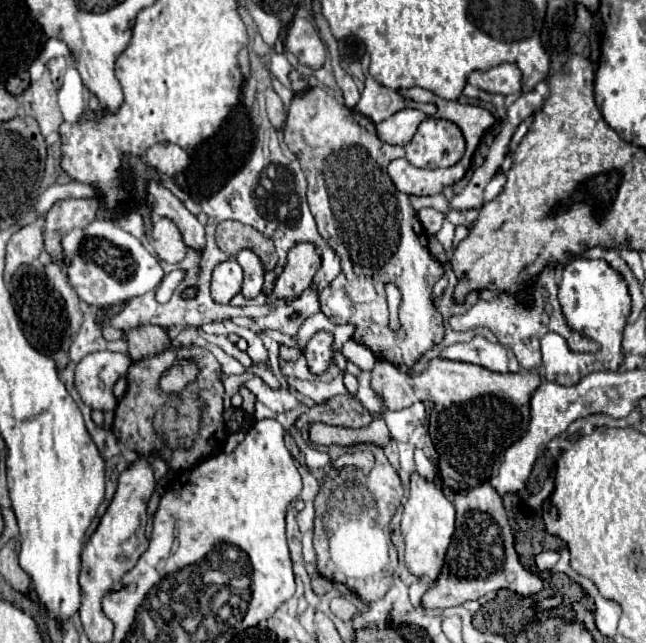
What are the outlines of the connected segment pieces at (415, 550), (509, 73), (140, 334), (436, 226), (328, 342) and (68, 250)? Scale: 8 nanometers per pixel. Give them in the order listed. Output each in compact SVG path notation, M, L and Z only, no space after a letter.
M420 473L410 475L410 495L402 511L402 537L404 537L405 563L416 577L434 581L442 569L446 549L454 533L454 505L442 493L440 483L426 481Z
M502 63L488 71L474 71L468 77L468 83L486 93L510 95L522 91L522 73L514 63Z
M140 325L128 331L128 353L132 361L142 361L154 357L172 347L172 341L166 329L156 325Z
M430 207L428 209L420 209L418 217L420 217L420 221L422 221L422 225L424 225L428 235L436 235L440 231L442 223L444 223L444 213L440 213L436 209L430 209Z
M326 331L316 333L310 339L310 343L306 345L306 349L304 349L306 359L308 359L308 365L310 365L310 371L316 373L316 375L322 373L322 367L320 365L324 365L324 369L330 365L332 351L334 351L334 347L332 347L332 335L326 333Z
M94 219L84 229L68 231L62 237L62 261L68 283L90 307L112 307L126 303L156 289L164 277L158 259L150 255L134 235L108 219Z

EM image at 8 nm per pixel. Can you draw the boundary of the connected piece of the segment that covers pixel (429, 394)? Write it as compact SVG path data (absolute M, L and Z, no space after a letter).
M432 359L420 375L408 375L404 369L390 361L376 361L372 369L370 387L382 399L384 409L399 410L418 401L434 401L434 409L430 411L430 437L438 451L438 471L442 479L454 479L468 487L478 487L484 483L496 463L502 459L502 453L526 433L526 425L530 421L530 393L540 385L540 375L534 371L518 371L518 373L492 373L484 367L448 361L448 359Z

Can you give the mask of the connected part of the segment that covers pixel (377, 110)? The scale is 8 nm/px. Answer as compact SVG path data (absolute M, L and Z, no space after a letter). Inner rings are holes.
M364 53L360 61L362 61L362 71L366 75L366 87L362 91L360 101L356 103L354 111L370 117L374 123L380 123L380 121L388 119L390 115L394 115L396 111L402 111L402 109L408 109L408 107L420 109L430 117L436 113L436 105L416 103L416 101L410 101L410 99L404 99L400 93L396 93L396 91L380 85L378 81L374 81L374 77L370 77L370 73L368 73L368 65L370 65L368 53Z

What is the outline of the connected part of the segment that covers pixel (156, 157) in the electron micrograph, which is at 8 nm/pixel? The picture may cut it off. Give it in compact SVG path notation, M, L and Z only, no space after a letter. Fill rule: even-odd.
M164 141L164 143L152 145L146 153L146 159L148 159L148 165L154 167L156 171L166 173L166 175L176 175L188 165L190 157L182 147Z

